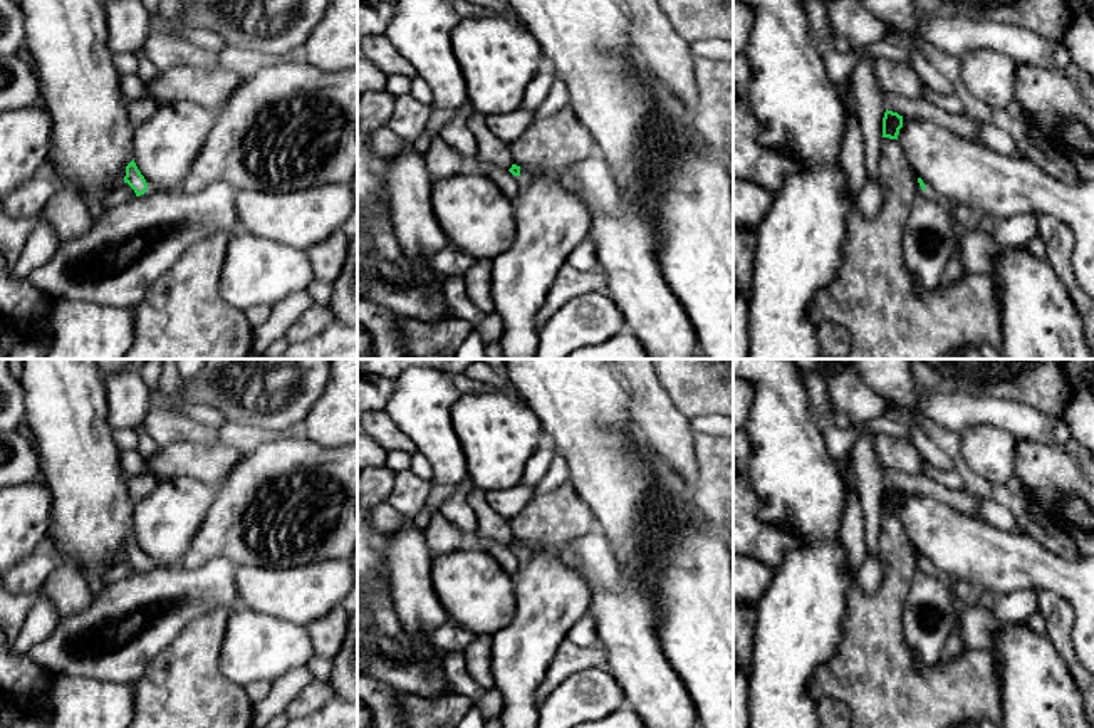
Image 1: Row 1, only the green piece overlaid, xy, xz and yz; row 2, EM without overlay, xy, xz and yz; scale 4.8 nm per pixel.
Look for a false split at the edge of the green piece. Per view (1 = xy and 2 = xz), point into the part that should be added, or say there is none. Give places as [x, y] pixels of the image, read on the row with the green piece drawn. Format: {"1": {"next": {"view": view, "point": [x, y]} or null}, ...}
{"1": {"next": null}, "2": {"next": null}}

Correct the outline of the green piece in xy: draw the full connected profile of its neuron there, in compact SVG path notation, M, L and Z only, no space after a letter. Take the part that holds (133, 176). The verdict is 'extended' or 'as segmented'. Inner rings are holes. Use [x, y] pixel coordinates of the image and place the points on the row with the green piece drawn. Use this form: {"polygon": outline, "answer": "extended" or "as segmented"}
{"polygon": "M134 159L126 166L124 183L128 183L134 190L136 196L144 195L148 190L148 183L138 169Z", "answer": "as segmented"}

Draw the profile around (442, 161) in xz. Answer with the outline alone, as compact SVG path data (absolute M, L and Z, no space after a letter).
M435 136L430 143L425 161L433 181L450 178L463 171L463 159L448 148L440 136Z

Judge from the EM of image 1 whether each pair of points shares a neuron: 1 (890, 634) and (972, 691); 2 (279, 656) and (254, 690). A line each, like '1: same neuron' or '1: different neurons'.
1: same neuron
2: different neurons

